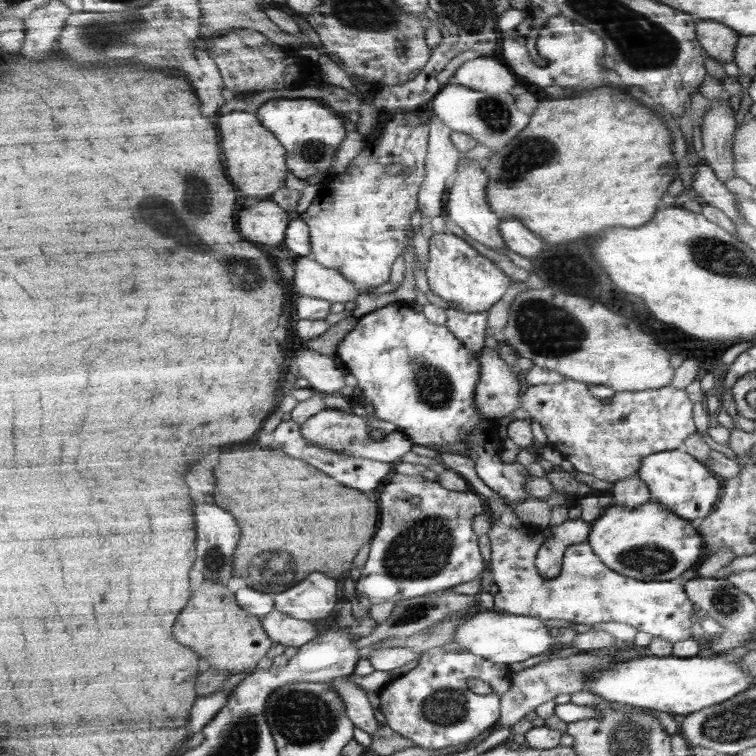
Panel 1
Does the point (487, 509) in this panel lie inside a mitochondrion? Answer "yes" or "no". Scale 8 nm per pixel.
no

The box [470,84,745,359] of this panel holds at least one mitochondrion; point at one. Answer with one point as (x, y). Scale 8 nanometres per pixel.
(527, 154)

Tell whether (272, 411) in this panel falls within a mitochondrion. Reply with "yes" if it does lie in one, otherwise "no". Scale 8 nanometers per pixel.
no

